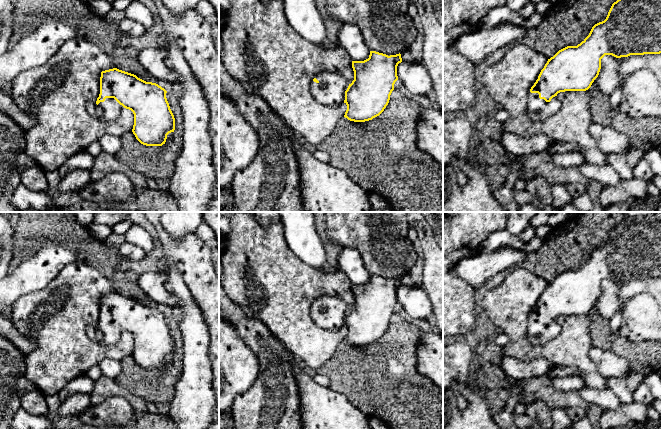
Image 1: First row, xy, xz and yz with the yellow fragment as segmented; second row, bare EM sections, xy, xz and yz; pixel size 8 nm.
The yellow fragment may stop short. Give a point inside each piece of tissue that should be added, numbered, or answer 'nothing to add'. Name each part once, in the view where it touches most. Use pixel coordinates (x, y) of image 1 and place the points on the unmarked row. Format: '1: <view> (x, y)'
1: xy (108, 334)

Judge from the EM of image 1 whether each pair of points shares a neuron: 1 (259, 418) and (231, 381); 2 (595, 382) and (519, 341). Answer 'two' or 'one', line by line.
1: two
2: one

